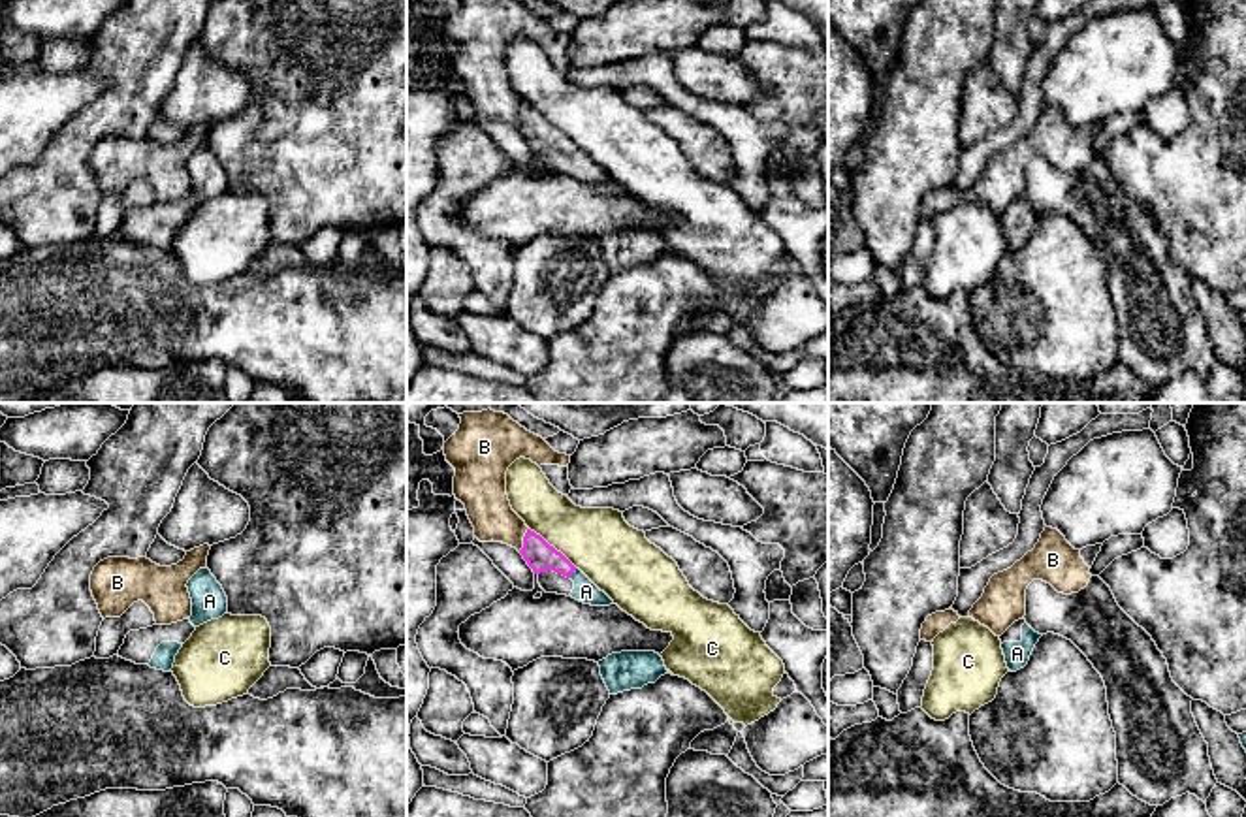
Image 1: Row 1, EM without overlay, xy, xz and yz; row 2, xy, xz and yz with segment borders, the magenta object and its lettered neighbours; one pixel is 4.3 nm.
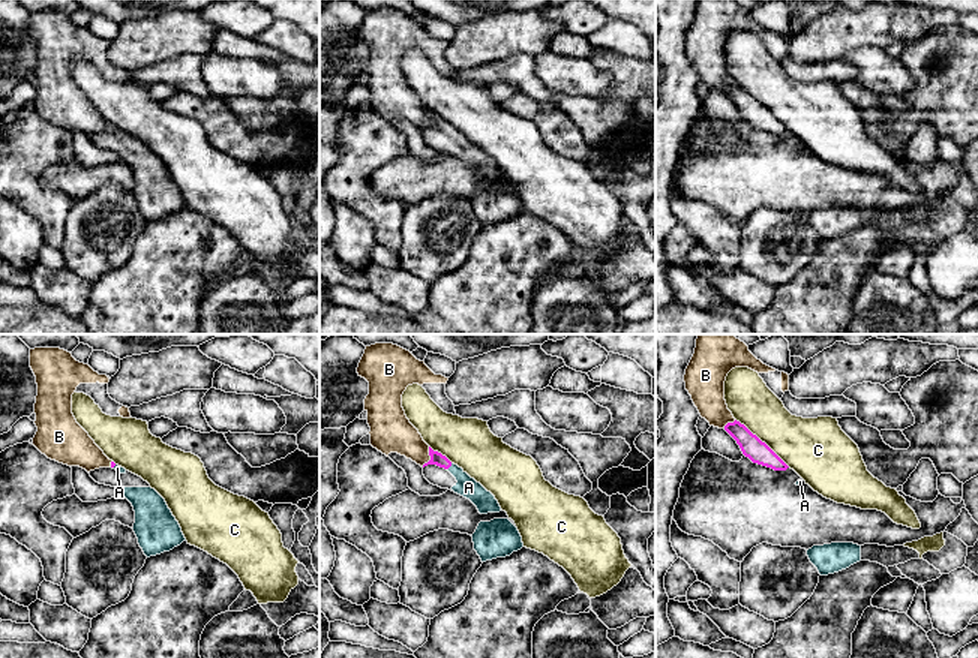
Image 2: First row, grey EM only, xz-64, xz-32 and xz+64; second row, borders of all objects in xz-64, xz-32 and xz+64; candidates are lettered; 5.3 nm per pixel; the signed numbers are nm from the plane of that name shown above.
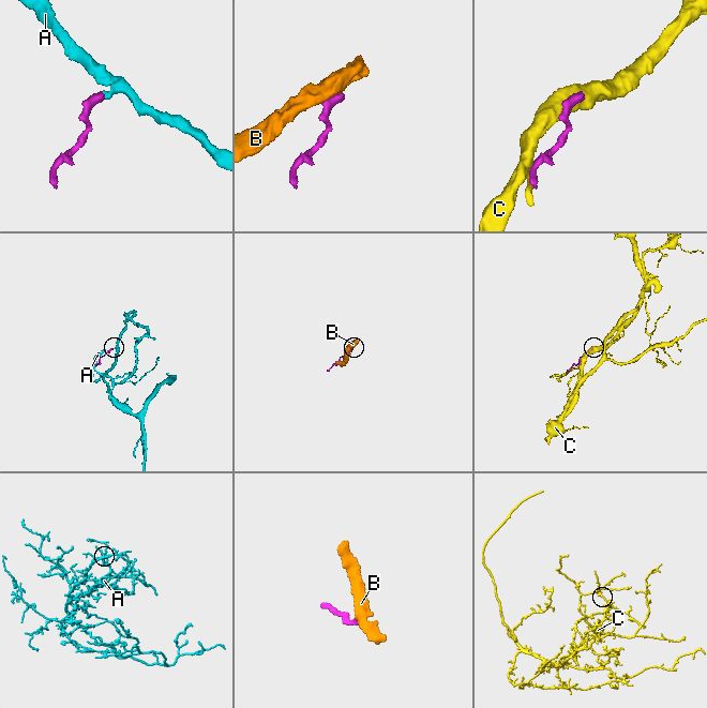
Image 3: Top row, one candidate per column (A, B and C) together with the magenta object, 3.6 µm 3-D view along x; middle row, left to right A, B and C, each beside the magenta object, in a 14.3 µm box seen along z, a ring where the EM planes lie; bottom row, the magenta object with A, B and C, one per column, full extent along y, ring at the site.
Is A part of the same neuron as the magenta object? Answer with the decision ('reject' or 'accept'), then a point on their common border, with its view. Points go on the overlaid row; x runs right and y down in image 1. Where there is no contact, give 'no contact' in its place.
accept | xz (573, 571)

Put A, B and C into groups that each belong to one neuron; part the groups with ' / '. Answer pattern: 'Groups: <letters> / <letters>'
Groups: A / B / C

